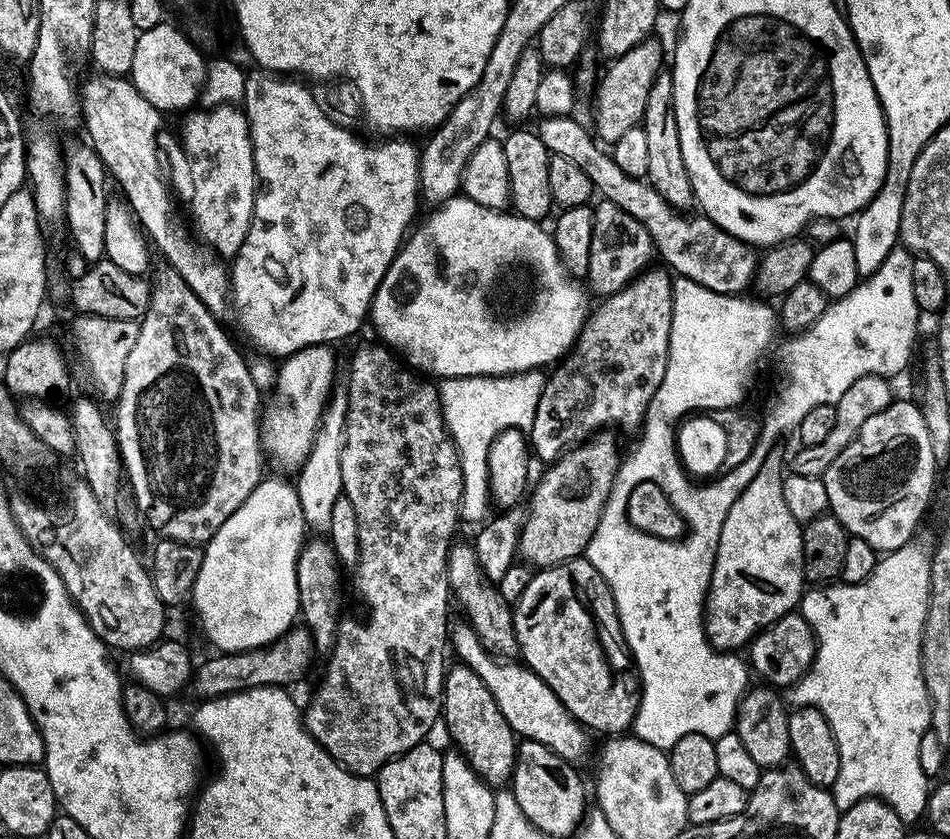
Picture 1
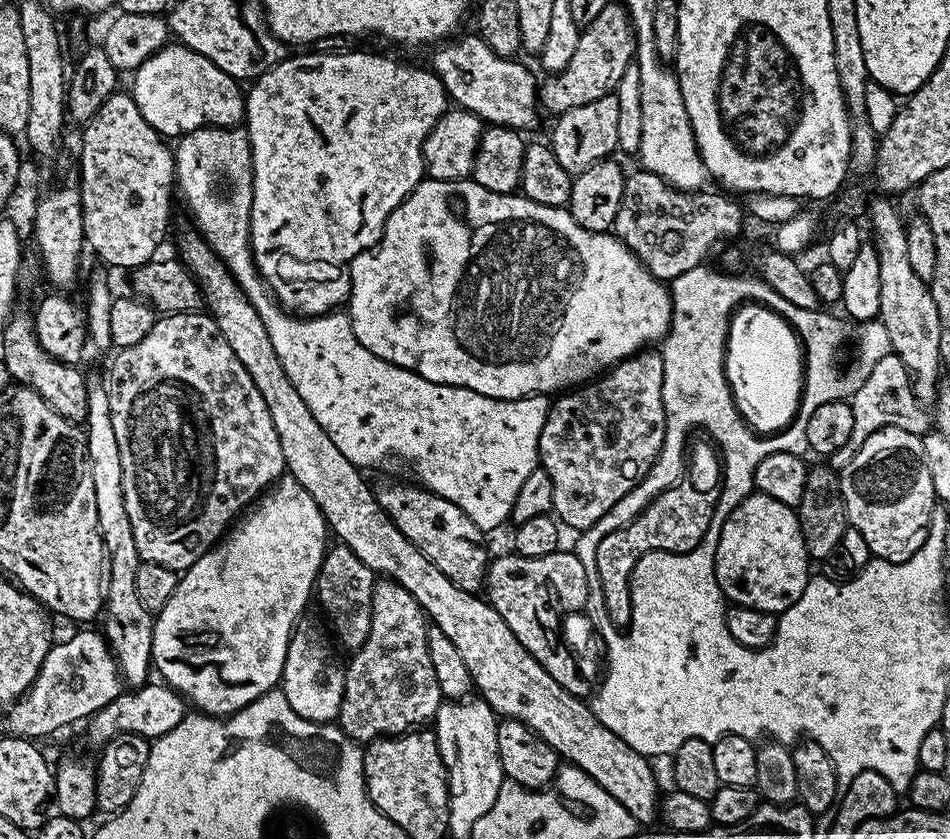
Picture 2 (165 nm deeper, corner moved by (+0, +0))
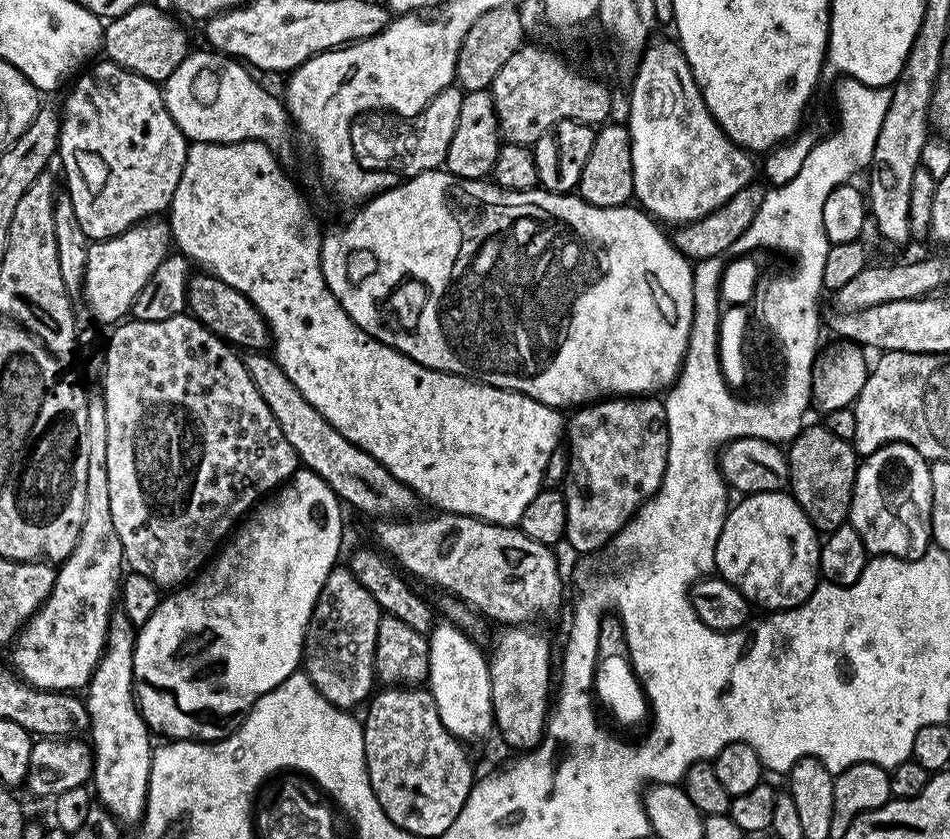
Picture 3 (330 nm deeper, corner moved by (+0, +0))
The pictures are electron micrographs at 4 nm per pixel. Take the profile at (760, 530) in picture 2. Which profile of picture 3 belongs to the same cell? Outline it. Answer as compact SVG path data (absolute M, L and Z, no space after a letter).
M781 490L778 492L754 492L743 497L741 504L733 503L729 507L728 515L724 518L724 525L722 526L722 534L718 534L718 546L716 547L716 567L715 571L718 573L721 580L730 582L730 586L734 586L739 590L746 599L749 605L756 604L760 610L783 610L786 608L796 608L802 602L806 602L810 598L810 594L816 588L818 577L820 576L820 545L821 541L818 539L818 533L813 528L811 522L806 518L806 514L798 506L798 502L787 491Z

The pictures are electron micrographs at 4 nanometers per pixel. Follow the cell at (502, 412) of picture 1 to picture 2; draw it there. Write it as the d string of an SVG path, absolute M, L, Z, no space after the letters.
M243 127L199 128L179 137L174 144L178 188L184 191L184 200L192 211L195 231L218 254L228 273L240 283L246 298L258 310L274 345L274 354L286 370L286 378L294 382L294 390L302 394L302 402L310 406L310 414L318 418L322 430L330 434L330 442L357 466L380 464L387 456L405 460L416 471L415 479L430 492L454 502L481 530L508 524L514 498L530 470L538 467L540 435L548 417L550 400L547 395L523 396L520 400L486 398L469 388L449 384L435 384L417 372L394 366L366 350L354 338L352 322L344 310L333 310L323 316L297 318L285 312L268 290L268 285L256 271L252 257L252 147Z

